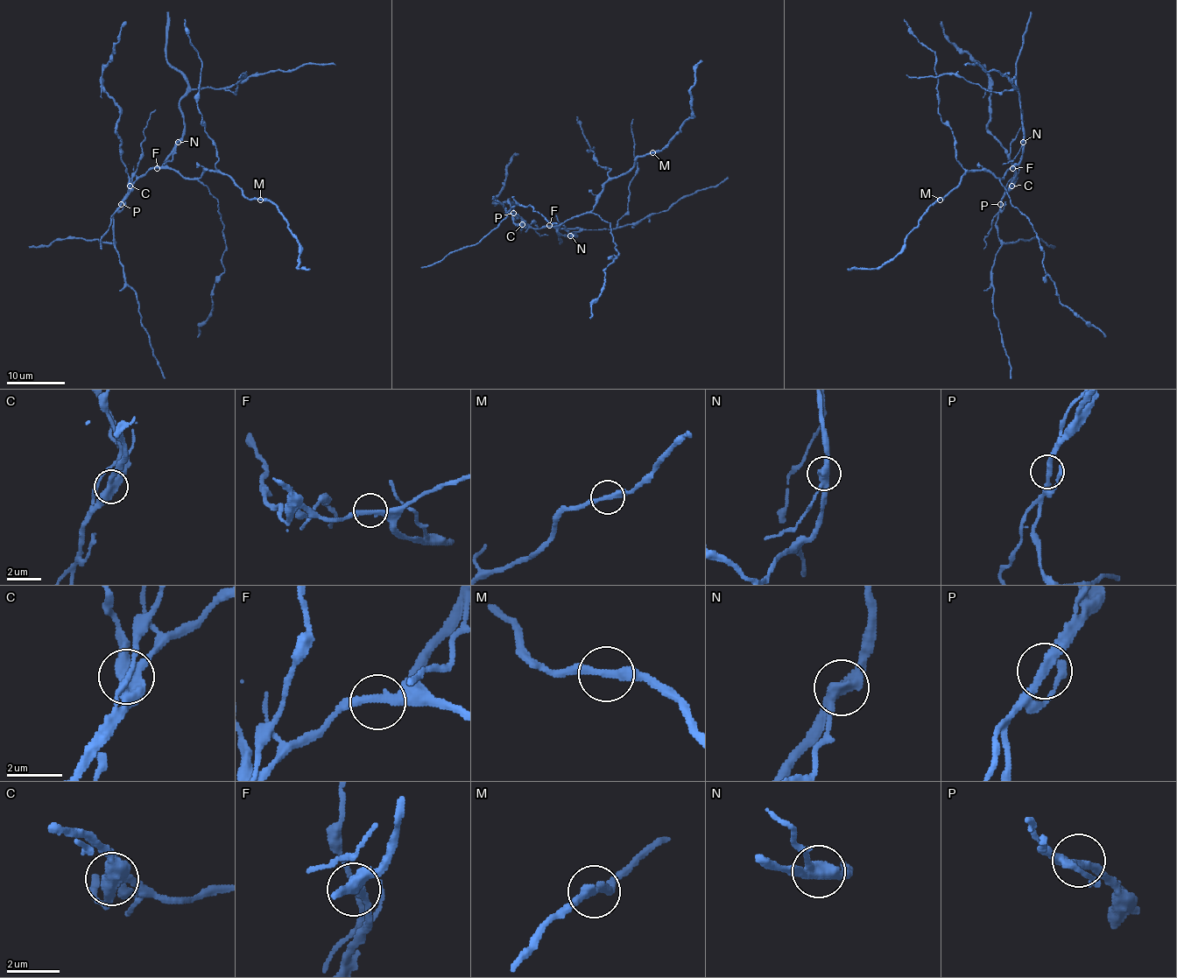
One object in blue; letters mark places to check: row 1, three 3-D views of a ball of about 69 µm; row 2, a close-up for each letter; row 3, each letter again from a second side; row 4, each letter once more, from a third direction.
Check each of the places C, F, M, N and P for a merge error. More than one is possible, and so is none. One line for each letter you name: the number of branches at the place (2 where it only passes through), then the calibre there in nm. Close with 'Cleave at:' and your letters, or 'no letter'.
C: Branches: 3. Thickness 480 nm
N: Branches: 2. Thickness 480 nm
P: Branches: 2. Thickness 320 nm
Cleave at: C, N, P

